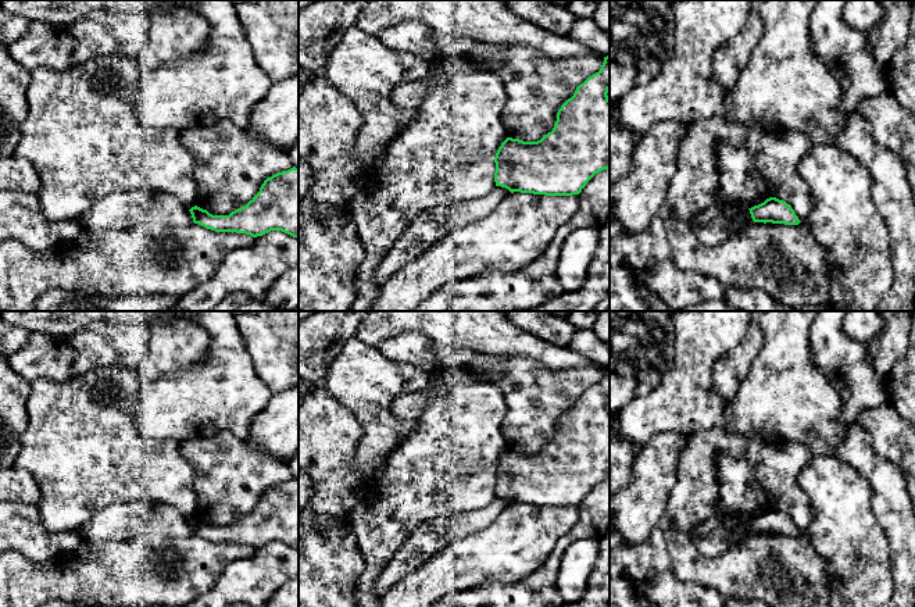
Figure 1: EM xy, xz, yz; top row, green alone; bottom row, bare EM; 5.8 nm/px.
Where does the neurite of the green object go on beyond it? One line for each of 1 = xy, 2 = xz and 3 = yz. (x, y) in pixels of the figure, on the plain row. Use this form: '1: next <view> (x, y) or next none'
1: next none
2: next none
3: next none

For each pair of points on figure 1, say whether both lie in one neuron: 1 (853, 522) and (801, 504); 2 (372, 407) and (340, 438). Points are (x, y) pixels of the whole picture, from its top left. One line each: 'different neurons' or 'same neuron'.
1: different neurons
2: different neurons

